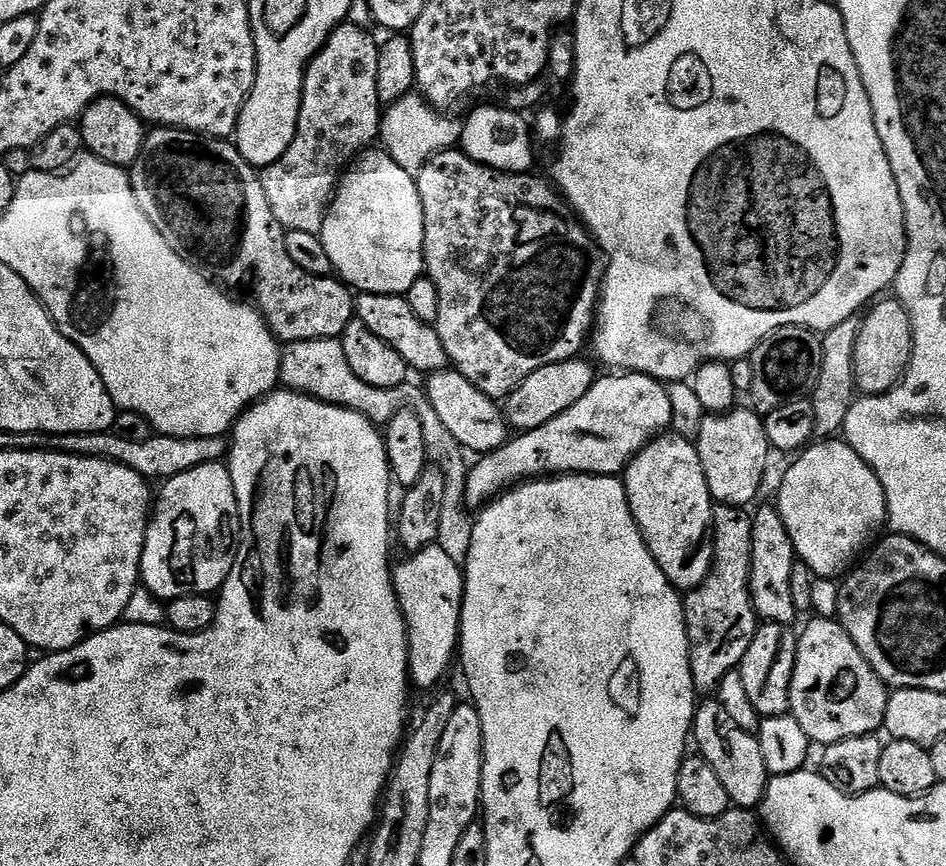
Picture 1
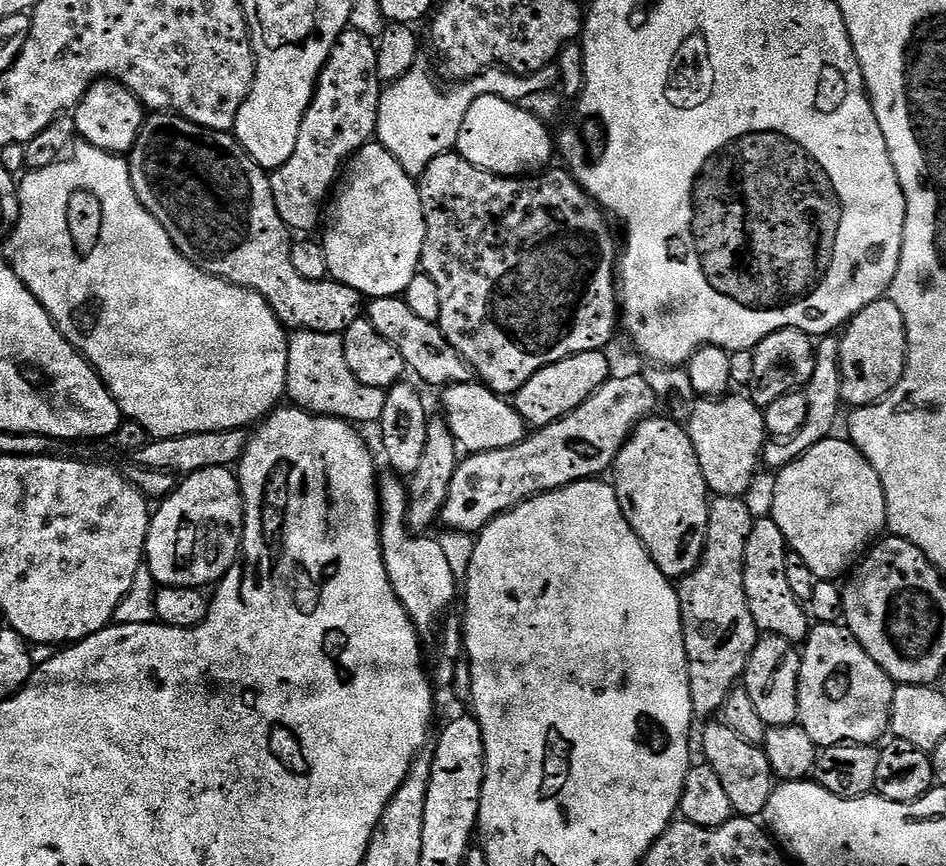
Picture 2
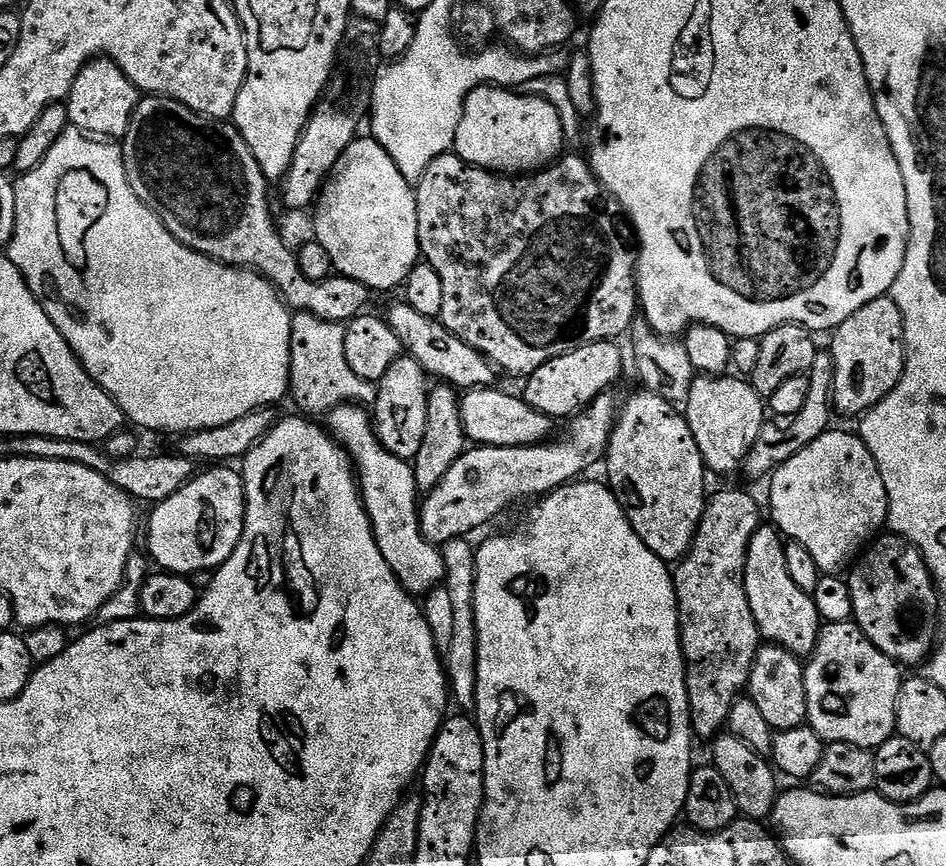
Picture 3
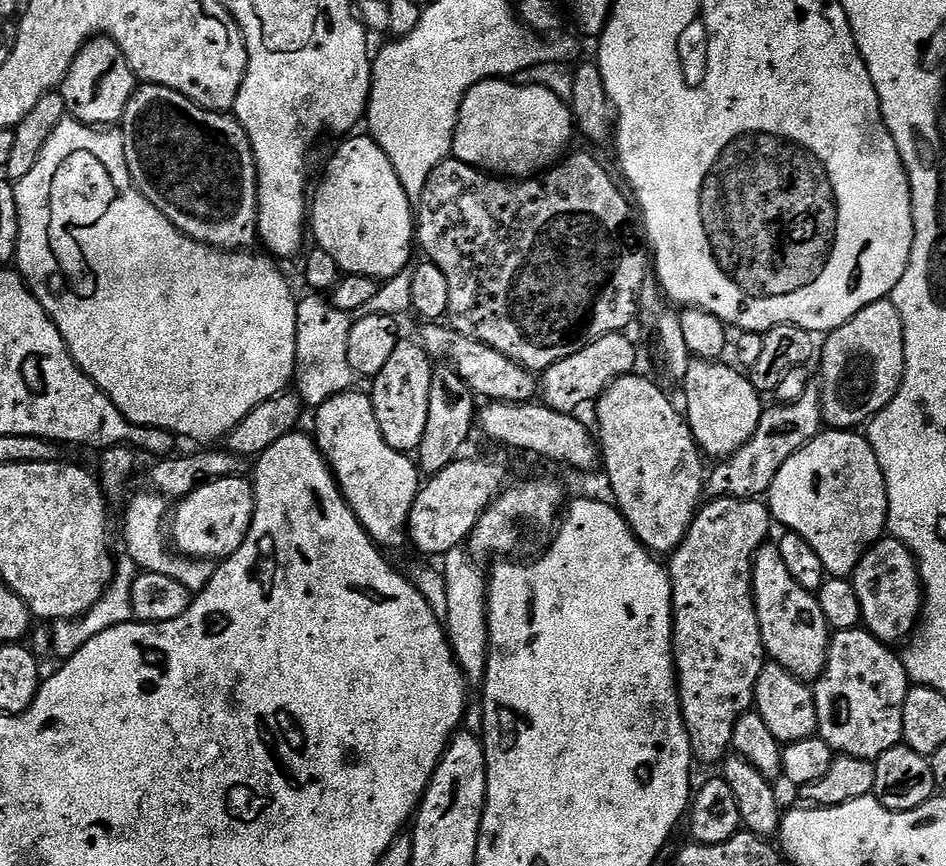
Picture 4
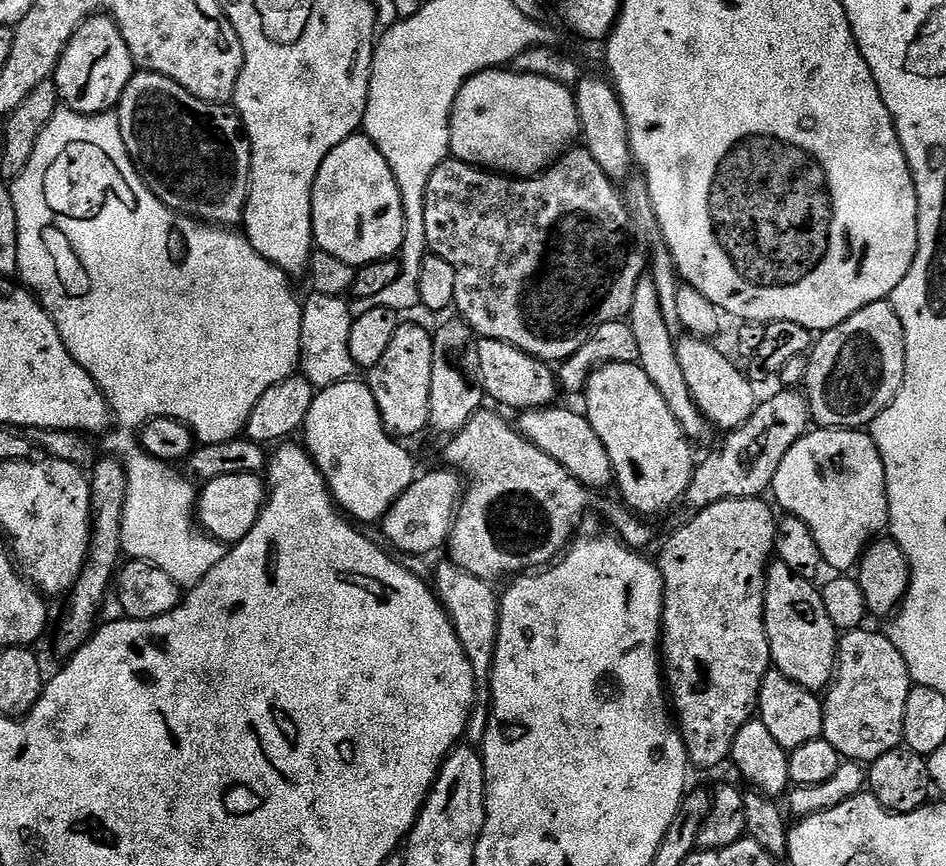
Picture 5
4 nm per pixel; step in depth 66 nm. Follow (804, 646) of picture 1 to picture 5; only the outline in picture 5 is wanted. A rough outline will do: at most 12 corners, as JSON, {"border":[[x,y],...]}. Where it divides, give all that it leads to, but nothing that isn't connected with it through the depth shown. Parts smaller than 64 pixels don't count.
{"border":[[883,631],[839,637],[823,739],[852,762],[901,747],[906,658]]}

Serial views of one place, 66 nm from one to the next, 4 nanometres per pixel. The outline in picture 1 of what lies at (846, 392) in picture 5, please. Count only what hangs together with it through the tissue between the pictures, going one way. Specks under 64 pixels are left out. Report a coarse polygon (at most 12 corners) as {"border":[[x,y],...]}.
{"border":[[895,298],[867,309],[856,387],[880,396],[912,360],[910,314]]}

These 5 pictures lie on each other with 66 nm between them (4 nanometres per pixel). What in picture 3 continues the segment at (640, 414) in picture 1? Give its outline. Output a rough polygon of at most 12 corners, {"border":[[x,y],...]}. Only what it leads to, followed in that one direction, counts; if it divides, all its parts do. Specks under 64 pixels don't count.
{"border":[[605,394],[551,442],[469,447],[419,505],[437,546],[607,457]]}

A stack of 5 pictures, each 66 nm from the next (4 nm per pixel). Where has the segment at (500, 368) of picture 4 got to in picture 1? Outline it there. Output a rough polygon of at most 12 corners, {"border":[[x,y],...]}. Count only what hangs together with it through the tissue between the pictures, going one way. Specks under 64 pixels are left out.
{"border":[[359,293],[355,319],[413,373],[450,361],[403,295]]}

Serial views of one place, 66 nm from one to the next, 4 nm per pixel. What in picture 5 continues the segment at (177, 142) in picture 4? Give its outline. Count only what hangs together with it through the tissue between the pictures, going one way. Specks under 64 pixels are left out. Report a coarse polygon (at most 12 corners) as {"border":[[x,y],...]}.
{"border":[[136,70],[122,142],[161,202],[243,221],[248,135],[232,104]]}

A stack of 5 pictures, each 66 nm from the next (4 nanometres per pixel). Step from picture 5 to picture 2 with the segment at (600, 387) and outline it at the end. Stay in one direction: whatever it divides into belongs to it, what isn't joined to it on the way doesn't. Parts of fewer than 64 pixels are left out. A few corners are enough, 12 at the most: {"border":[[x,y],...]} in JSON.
{"border":[[647,416],[610,476],[673,582],[699,566],[710,493],[687,427]]}

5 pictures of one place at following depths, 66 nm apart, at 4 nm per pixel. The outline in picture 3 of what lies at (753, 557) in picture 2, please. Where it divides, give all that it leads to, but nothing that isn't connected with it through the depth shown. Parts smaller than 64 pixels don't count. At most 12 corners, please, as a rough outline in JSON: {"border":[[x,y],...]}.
{"border":[[756,529],[744,589],[761,637],[799,658],[822,621],[786,570],[785,537]]}

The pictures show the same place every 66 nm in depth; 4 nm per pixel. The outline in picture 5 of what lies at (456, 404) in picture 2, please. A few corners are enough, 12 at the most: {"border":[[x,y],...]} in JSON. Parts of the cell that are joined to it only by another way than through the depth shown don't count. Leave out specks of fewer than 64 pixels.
{"border":[[583,411],[519,413],[518,431],[589,490],[613,483]]}

